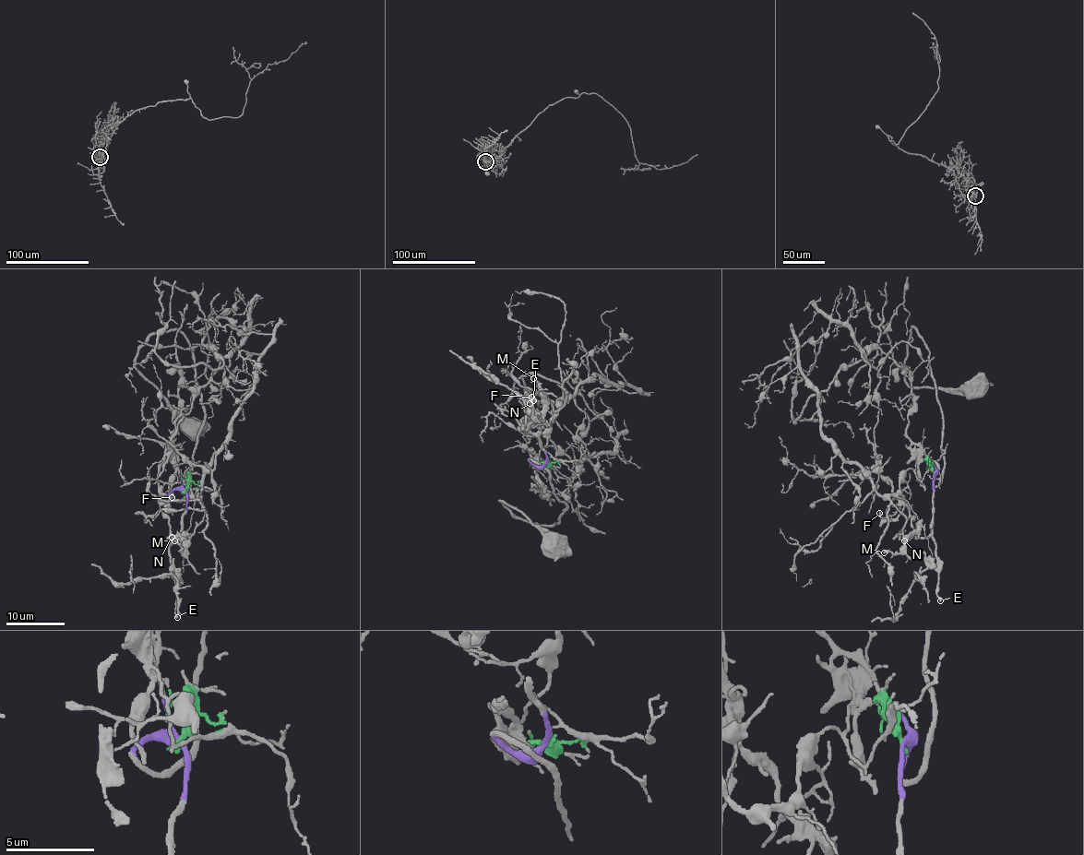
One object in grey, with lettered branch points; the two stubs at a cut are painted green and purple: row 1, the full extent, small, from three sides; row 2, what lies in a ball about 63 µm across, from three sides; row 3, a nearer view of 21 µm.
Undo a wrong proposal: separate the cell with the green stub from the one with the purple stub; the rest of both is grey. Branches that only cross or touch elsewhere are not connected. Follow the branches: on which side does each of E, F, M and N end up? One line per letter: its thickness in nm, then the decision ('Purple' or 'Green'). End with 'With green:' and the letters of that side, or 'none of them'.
E: Thickness 280 nm. Purple
F: Thickness 200 nm. Purple
M: Thickness 240 nm. Purple
N: Thickness 200 nm. Purple
With green: none of them

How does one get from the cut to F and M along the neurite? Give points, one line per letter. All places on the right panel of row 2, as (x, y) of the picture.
F: (935, 473), (933, 528), (927, 537), (917, 538), (906, 505), (895, 517), (882, 517), (879, 512)
M: (935, 473), (933, 528), (927, 537), (919, 538), (915, 532), (899, 552), (883, 552)

